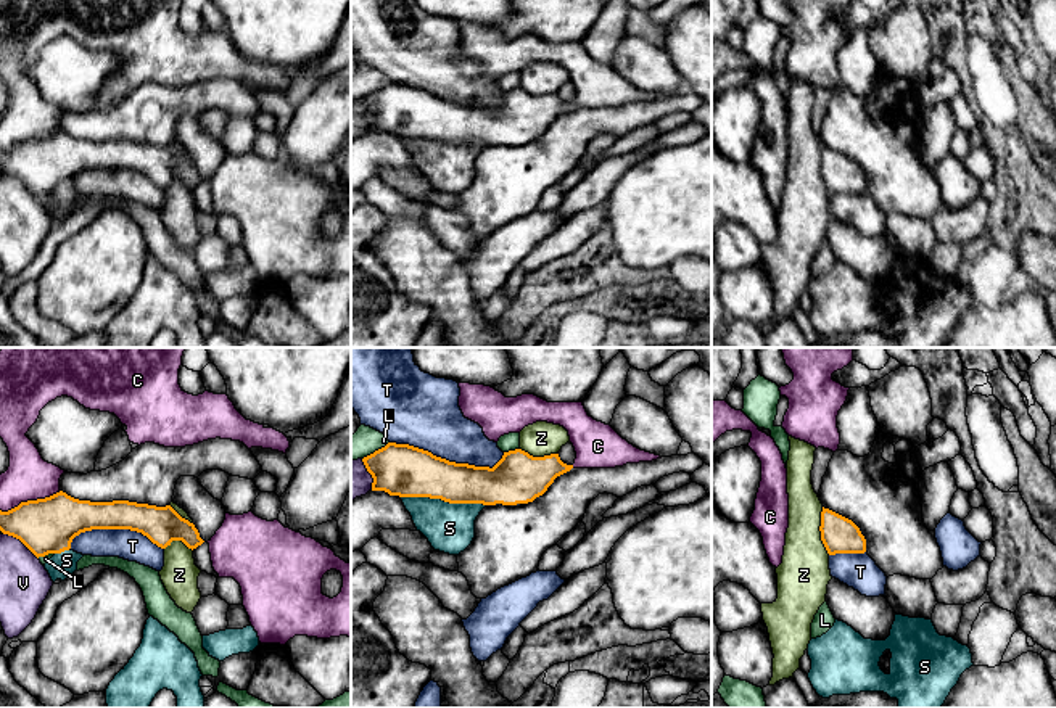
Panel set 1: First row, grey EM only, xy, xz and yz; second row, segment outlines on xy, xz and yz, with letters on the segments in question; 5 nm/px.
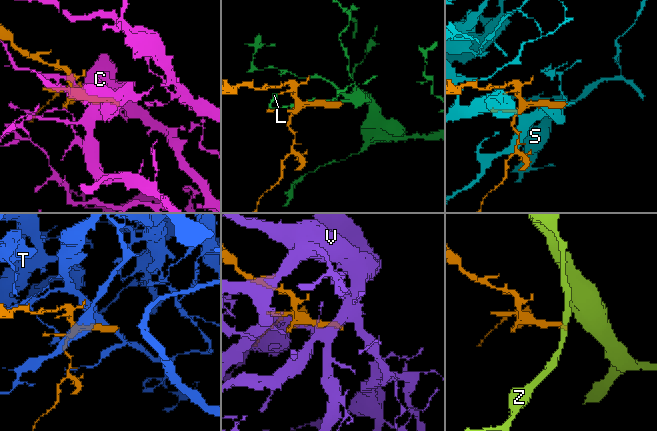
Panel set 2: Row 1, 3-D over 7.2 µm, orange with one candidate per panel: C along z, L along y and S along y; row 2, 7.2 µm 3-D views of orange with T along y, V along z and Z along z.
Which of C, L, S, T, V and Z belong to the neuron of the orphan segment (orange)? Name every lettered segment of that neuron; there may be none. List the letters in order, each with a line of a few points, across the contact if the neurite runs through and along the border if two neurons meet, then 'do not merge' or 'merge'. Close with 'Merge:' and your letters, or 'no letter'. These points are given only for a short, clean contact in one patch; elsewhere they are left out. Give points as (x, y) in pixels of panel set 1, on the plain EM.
C: merge
L: do not merge
S: do not merge
T: do not merge
V: do not merge
Z: do not merge
Merge: C

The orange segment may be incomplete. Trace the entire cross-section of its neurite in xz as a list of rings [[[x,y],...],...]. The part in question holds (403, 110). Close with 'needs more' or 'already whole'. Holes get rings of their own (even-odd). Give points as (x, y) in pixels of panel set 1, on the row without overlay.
[[[388,82],[362,101],[373,117],[372,130],[483,145],[533,142],[557,116],[573,108],[559,93],[533,97],[522,88],[504,92],[493,108],[475,106],[396,82]]]; already whole

